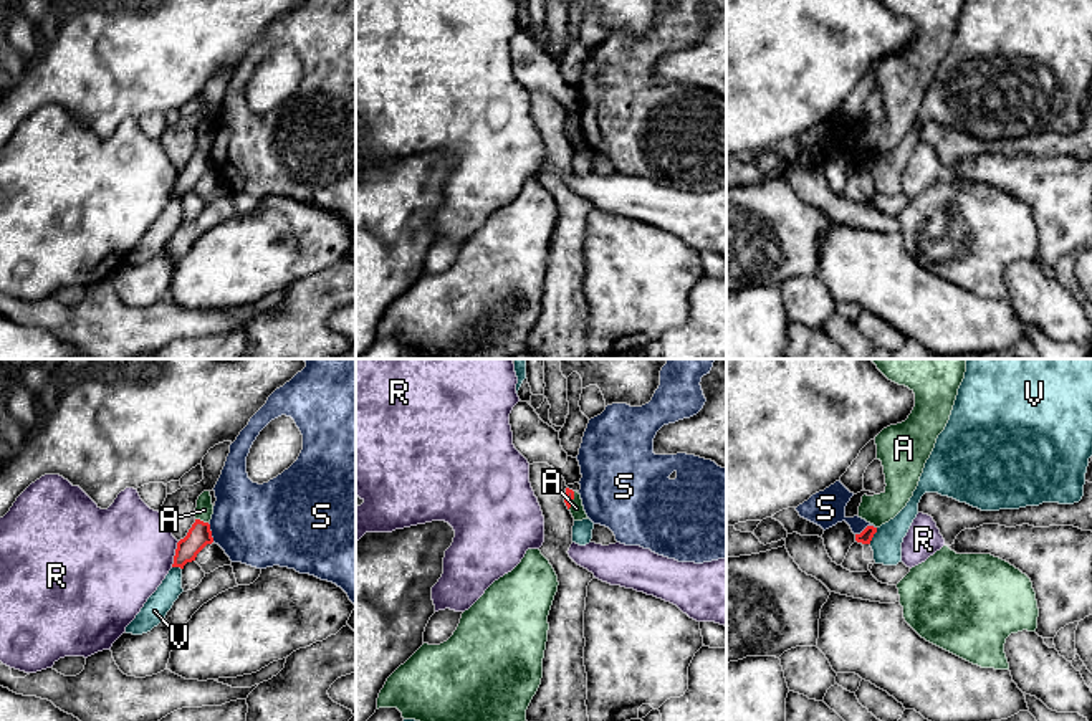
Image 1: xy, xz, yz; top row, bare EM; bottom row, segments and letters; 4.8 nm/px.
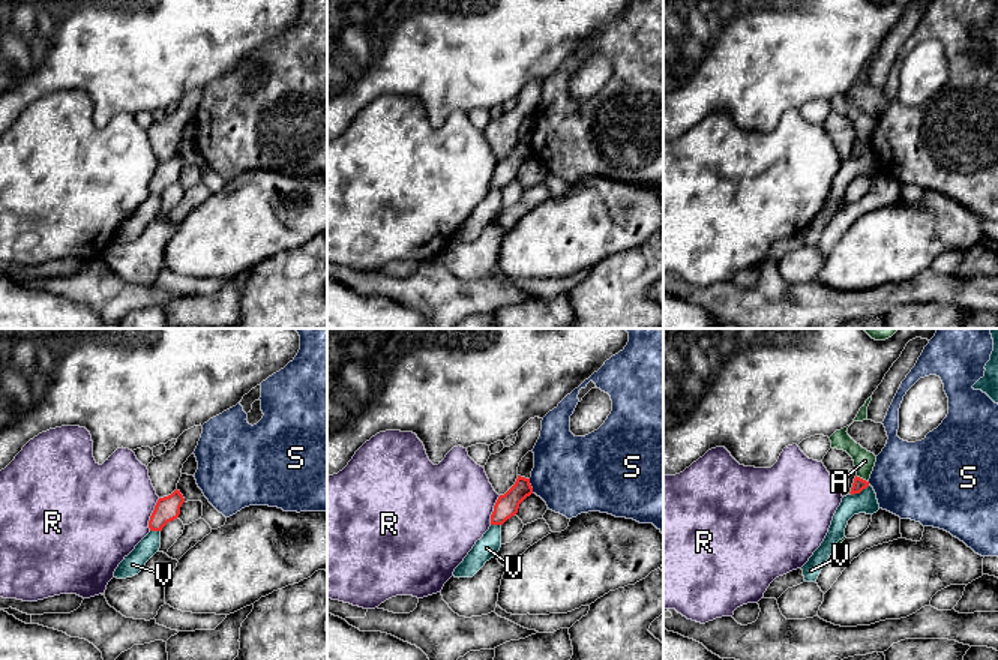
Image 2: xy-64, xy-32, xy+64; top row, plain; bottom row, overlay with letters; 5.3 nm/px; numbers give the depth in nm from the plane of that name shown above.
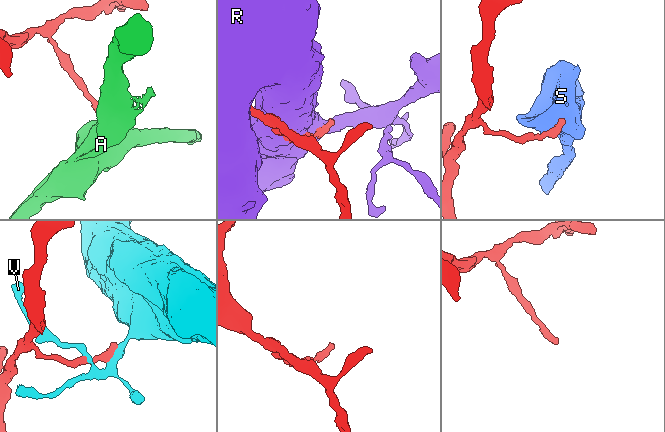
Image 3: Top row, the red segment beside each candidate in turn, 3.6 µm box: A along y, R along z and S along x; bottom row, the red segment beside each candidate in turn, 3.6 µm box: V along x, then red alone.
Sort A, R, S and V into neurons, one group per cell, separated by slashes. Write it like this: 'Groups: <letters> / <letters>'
Groups: A / R / S / V

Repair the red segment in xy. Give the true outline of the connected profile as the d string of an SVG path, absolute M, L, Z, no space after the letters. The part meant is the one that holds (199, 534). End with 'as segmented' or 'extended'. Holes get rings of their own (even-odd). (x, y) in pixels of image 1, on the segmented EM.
M195 519L187 536L177 542L172 567L184 569L187 562L195 561L197 554L207 544L212 544L212 542L213 542L213 537L212 537L210 524L200 519Z; as segmented

